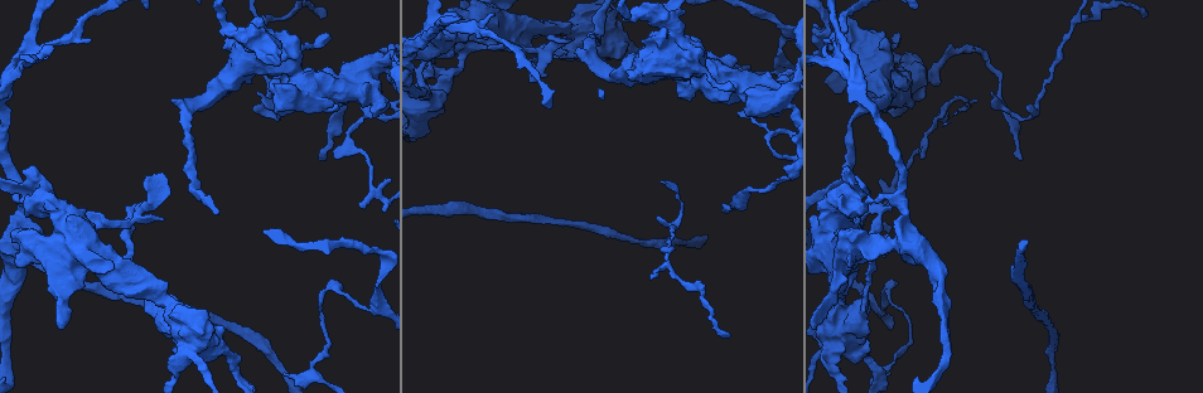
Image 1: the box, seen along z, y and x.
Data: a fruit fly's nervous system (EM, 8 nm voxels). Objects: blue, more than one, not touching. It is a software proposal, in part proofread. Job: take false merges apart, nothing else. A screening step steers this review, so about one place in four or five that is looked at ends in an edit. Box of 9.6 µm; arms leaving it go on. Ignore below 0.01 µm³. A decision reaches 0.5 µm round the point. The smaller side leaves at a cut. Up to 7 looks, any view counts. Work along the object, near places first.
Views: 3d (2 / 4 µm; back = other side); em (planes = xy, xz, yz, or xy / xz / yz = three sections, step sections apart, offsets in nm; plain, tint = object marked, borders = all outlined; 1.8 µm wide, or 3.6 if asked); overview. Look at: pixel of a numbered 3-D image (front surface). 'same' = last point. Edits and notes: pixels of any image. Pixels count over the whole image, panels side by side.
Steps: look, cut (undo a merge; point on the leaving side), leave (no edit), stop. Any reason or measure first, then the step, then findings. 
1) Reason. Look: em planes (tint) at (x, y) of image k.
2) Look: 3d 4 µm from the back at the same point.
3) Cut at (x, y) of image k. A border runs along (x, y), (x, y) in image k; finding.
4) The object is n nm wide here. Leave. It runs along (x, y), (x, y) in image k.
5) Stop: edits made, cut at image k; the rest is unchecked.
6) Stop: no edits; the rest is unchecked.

Calibre changes. Look: em planes (tint) at (156, 307) of image 1.

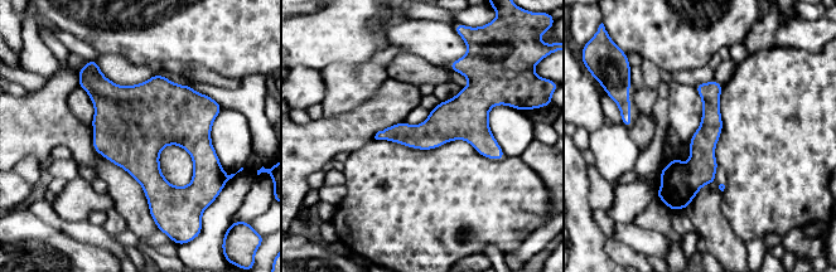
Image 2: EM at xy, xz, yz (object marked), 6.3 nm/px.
Leave. It runs along (714, 83), (702, 165), (679, 205) in image 2; continuous, no second neuron.

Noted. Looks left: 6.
Sharp bend. Look: em planes (tint) at (891, 288) of image 1.

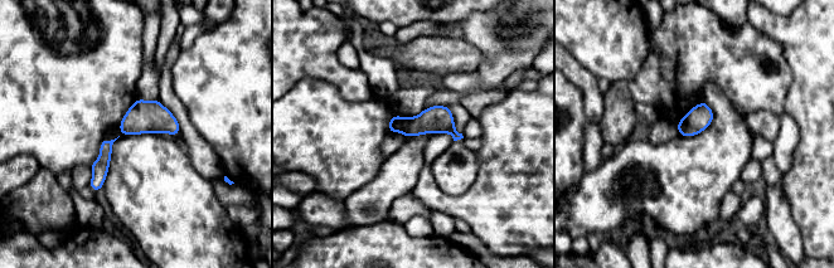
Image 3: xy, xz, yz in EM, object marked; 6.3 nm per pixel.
The object is 160 nm wide here. Cut at (397, 123) of image 3. The part that leaves runs along (106, 142), (96, 188) in image 3; a second neuron is stuck on.

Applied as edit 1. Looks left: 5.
Abrupt turn. Look: 3d 4 µm at (870, 97) of image 1.

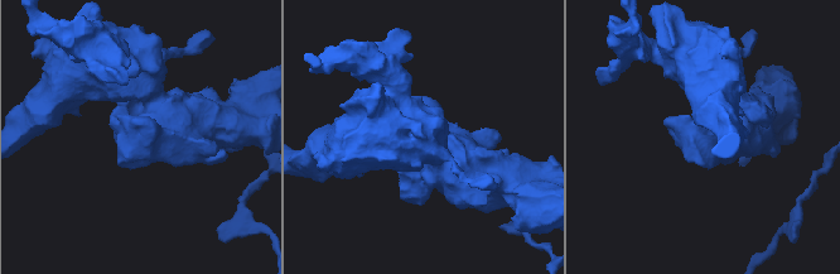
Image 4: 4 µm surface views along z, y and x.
Now the EM. Look: em 3.6 µm planes (plain) at the same point.

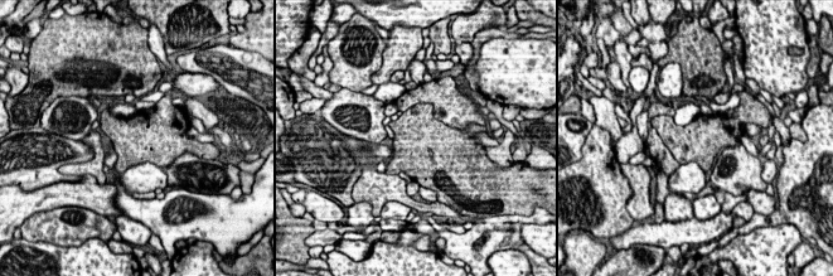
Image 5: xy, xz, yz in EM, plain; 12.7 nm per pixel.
With the object marked. Look: em 3.6 µm planes (tint) at the same point.

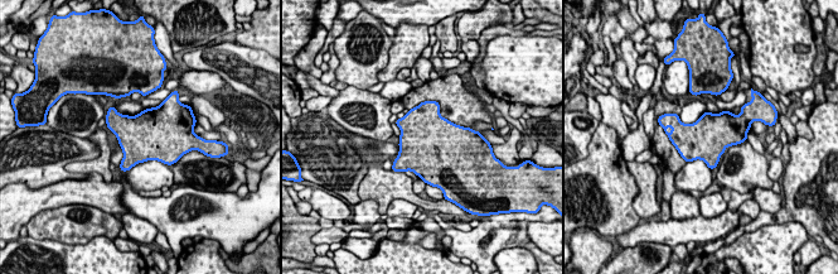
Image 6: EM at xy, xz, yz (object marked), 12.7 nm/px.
The object is 550 nm wide here. Leave. Continuous, no second neuron.

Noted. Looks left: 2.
Stop: edits made, cut at image 3; the rest is unchecked.

